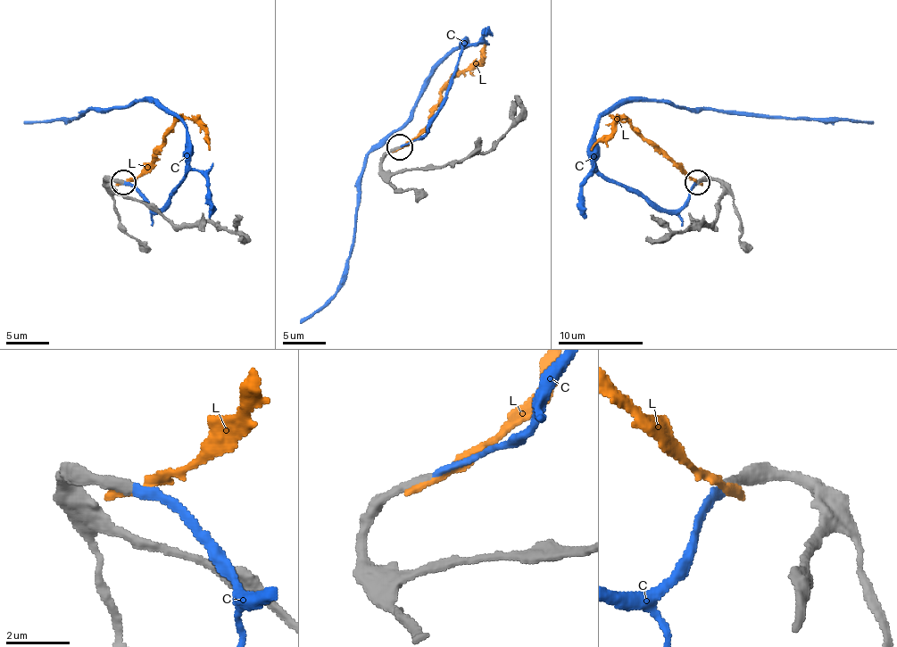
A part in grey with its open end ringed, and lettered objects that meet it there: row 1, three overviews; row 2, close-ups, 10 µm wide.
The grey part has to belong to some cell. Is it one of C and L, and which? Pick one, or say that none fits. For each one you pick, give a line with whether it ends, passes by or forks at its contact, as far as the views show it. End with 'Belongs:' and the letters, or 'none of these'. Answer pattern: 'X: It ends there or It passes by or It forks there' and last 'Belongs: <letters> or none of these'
C: It ends there
Belongs: C

